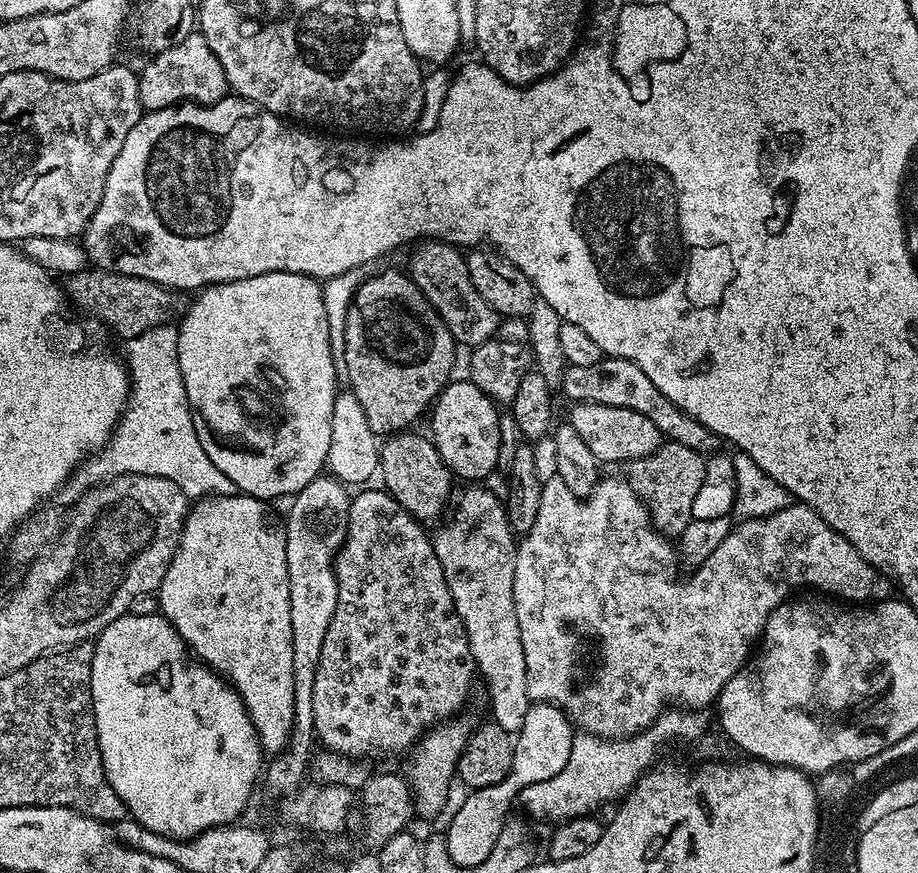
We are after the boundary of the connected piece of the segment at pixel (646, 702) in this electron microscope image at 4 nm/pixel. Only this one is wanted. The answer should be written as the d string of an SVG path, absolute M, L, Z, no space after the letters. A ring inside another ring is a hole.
M555 476L543 481L540 486L542 502L538 502L538 518L534 526L530 526L528 532L523 533L522 539L516 545L516 561L514 562L514 614L518 614L518 634L522 634L522 654L526 657L526 690L529 701L538 703L556 704L569 717L580 732L589 732L590 735L602 736L606 739L626 739L630 736L645 731L661 711L669 706L683 706L687 709L705 709L719 697L720 691L734 678L739 668L744 667L753 655L752 643L759 641L764 634L764 627L770 618L772 611L789 599L788 588L817 588L817 593L831 594L844 602L872 602L875 600L887 600L893 595L894 585L887 575L877 572L876 567L858 550L831 528L819 514L799 502L789 503L787 508L778 510L769 516L763 516L757 520L744 518L740 525L733 527L728 535L701 564L695 565L693 576L680 580L676 573L678 565L678 552L670 545L669 537L662 535L652 525L652 517L648 514L648 507L634 494L634 490L623 478L616 480L605 479L596 485L591 496L581 498L562 482L560 476ZM580 636L593 636L600 647L600 665L596 668L596 680L588 680L585 684L576 684L576 663L580 656Z

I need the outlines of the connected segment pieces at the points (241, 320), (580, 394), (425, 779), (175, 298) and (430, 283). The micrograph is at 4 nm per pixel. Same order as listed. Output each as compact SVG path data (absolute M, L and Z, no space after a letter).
M271 272L225 284L210 284L197 296L200 297L193 304L191 301L187 305L178 324L178 366L182 366L182 380L186 382L188 403L191 404L193 413L202 421L196 426L202 450L206 450L206 458L210 458L210 462L214 462L214 466L218 466L218 470L222 470L222 474L226 474L226 478L234 482L237 493L253 496L265 502L273 502L272 500L278 499L279 496L291 498L325 471L330 450L331 419L338 393L336 386L338 361L332 353L321 281L306 274Z
M605 358L594 362L594 366L574 366L569 364L564 369L564 377L559 386L559 391L564 392L568 402L578 404L605 404L606 406L622 406L626 410L638 410L638 414L646 414L654 426L658 426L661 437L667 438L671 443L690 446L690 450L701 454L711 454L721 447L722 441L718 434L714 434L702 422L690 418L674 402L670 402L642 374L642 370L634 362Z
M452 718L428 729L411 749L406 779L412 789L412 802L417 813L436 816L448 800L448 783L454 780L460 766L460 755L470 735L470 724L461 718Z
M95 266L85 267L84 271L67 277L62 287L67 299L75 307L77 304L82 311L97 316L104 324L109 324L124 342L138 338L138 334L151 328L172 324L186 308L186 300L180 297L183 295L179 291L164 288L146 278L127 276L121 272L106 272Z
M425 239L413 248L416 249L412 252L407 271L430 306L438 310L457 345L468 344L467 347L473 349L495 336L502 317L493 310L490 302L486 302L486 298L482 298L482 294L478 294L478 290L474 290L474 282L470 282L467 255L457 245L443 244L440 240Z

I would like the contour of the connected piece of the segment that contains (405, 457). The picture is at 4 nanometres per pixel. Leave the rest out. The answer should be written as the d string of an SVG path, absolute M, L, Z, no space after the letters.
M416 430L398 432L385 440L379 445L378 476L384 479L383 487L389 496L393 496L417 520L427 522L434 519L444 507L444 511L449 507L454 496L454 477L446 462L442 462L442 454L438 454L436 445L427 435L419 436Z

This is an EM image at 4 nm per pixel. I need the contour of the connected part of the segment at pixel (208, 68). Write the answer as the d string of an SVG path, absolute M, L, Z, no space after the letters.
M193 30L182 42L170 46L165 52L155 53L145 66L140 78L141 109L153 112L159 108L171 108L181 102L214 105L229 95L228 79L222 70L222 62L210 50L206 38Z

